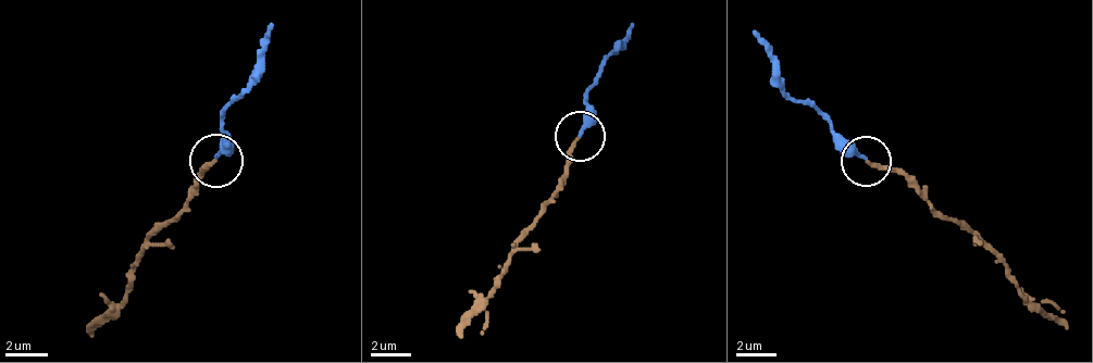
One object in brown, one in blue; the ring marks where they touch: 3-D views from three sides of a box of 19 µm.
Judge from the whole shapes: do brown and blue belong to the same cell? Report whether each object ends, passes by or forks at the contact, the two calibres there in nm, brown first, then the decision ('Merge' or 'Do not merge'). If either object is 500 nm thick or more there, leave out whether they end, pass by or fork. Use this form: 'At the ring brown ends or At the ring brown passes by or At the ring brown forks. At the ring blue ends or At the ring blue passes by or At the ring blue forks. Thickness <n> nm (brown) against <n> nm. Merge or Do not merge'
At the ring brown ends. At the ring blue ends. Thickness 200 nm (brown) against 260 nm. Merge

